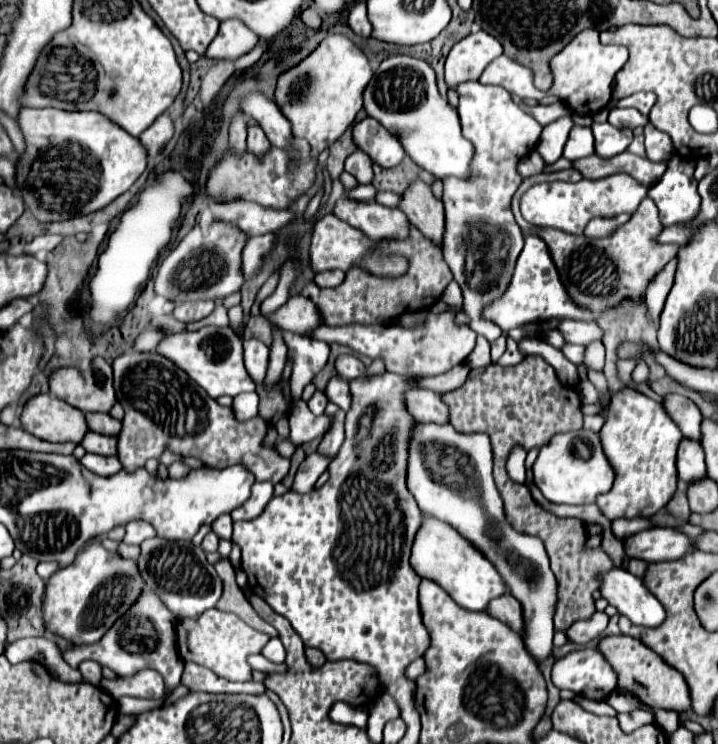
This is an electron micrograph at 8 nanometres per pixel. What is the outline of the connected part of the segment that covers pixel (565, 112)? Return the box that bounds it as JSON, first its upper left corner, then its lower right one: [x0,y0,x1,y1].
[526,102,572,126]

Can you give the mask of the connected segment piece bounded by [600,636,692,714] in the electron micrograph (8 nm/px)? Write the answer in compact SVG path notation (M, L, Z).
M608 636L608 638L602 638L600 652L604 654L604 658L608 658L608 662L612 662L612 668L620 676L618 688L634 692L644 704L652 708L674 710L678 714L692 710L690 688L684 676L672 666L668 666L654 650L644 646L640 640L630 638L630 636Z

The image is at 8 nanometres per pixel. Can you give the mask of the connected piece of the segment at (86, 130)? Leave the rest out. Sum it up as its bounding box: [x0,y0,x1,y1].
[16,108,148,222]

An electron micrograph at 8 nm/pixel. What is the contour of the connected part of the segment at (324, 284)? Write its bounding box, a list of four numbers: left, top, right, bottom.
[314,270,344,288]

